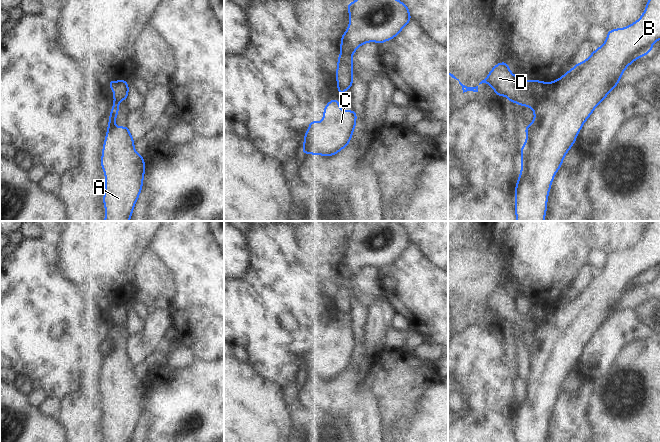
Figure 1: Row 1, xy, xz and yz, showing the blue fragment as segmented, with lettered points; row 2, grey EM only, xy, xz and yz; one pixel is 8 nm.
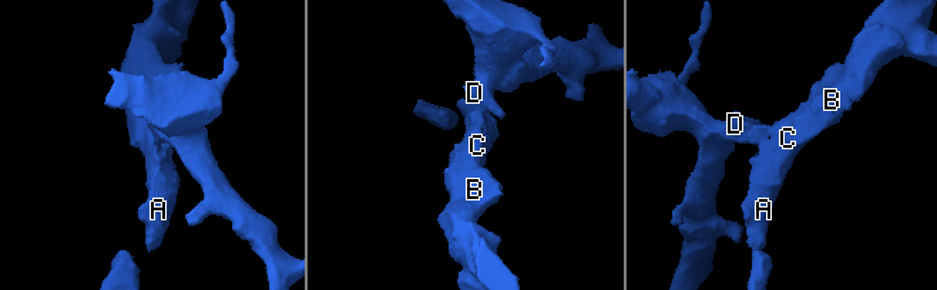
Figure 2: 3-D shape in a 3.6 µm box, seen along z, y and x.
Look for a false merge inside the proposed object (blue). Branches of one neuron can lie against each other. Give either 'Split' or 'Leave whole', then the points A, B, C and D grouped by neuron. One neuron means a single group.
Split. Groups: A B C / D

